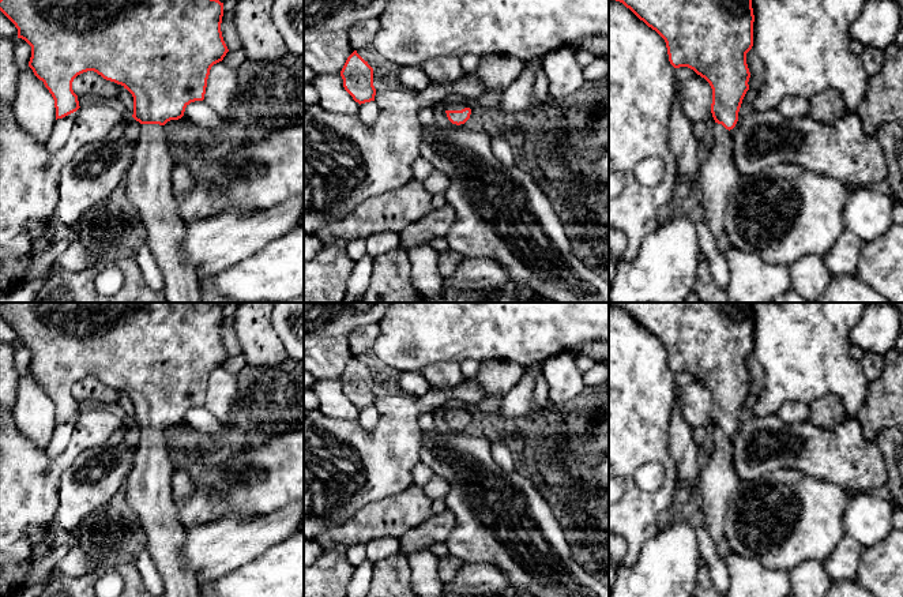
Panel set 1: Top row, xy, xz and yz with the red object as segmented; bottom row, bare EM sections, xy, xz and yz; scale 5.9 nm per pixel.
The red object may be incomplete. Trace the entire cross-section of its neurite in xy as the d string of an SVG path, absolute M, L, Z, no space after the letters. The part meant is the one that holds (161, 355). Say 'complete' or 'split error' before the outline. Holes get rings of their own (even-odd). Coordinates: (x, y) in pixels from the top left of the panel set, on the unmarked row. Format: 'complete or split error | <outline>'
split error | M0 303L0 316L18 334L18 343L31 352L29 372L52 399L56 425L80 413L72 387L83 378L94 376L132 399L132 423L140 428L140 439L133 469L125 483L127 502L138 514L147 536L147 549L163 581L163 597L199 597L199 581L181 553L187 530L178 521L172 495L176 458L169 453L162 432L170 425L181 424L191 408L204 405L211 372L229 357L221 337L223 308L212 303Z

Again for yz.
split error | M609 303L622 308L666 348L674 373L688 372L712 394L711 418L715 425L715 448L700 469L699 489L703 496L706 527L718 553L726 559L730 547L725 533L726 511L741 481L734 470L731 435L738 427L742 405L749 395L750 378L746 358L753 352L752 303Z

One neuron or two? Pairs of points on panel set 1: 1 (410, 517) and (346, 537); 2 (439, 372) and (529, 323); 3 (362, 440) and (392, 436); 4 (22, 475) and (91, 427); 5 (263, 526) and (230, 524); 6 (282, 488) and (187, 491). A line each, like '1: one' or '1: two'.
1: one
2: two
3: one
4: one
5: one
6: two

